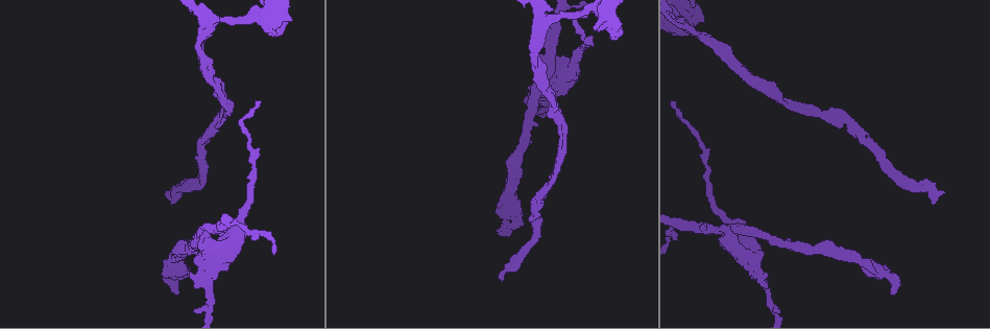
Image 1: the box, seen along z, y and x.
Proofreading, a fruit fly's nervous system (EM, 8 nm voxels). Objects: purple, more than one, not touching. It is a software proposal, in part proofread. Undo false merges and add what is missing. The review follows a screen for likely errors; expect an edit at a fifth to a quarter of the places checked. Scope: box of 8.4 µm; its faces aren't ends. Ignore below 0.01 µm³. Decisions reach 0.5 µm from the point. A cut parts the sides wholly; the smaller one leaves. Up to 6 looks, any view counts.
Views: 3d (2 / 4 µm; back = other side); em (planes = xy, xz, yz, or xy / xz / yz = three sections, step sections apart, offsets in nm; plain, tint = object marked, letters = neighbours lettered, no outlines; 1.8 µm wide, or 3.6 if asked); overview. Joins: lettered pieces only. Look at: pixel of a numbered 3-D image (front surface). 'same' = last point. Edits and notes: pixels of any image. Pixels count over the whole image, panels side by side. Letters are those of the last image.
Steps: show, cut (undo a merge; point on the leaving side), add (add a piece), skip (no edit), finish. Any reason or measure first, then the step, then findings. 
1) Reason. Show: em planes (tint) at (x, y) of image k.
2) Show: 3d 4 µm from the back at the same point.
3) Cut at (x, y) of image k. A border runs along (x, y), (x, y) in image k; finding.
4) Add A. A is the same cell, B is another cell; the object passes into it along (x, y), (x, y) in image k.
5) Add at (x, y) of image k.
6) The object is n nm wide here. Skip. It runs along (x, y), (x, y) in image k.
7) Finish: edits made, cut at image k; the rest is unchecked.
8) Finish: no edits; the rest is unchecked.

Arms part here. Show: em planes (plain) at (558, 18) of image 1.

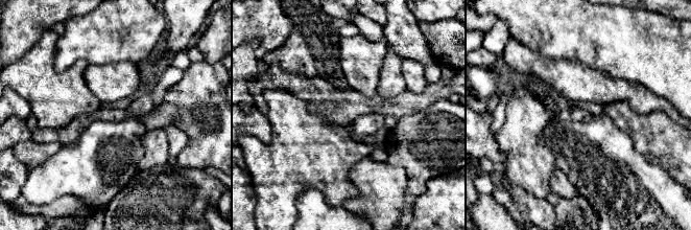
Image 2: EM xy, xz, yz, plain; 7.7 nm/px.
Show: em planes (tint) at the same point.

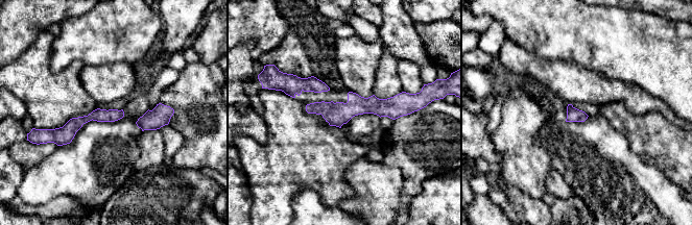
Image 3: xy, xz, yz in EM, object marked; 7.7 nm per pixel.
Show: em planes (letters) at the same point.

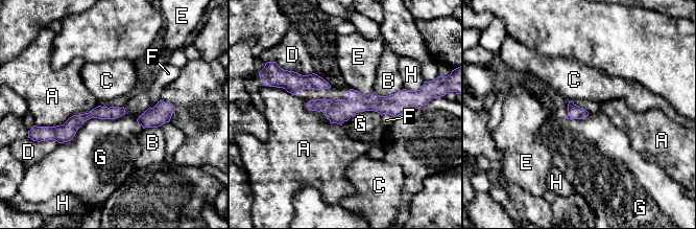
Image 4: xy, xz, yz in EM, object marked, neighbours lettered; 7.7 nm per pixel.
Skip. A, B, C, D, E, F, G and H are other cells; continuous, no second neuron.

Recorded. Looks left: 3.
Stops while still wide. Show: em 3.6 µm planes (letters) at (725, 243) of image 1.

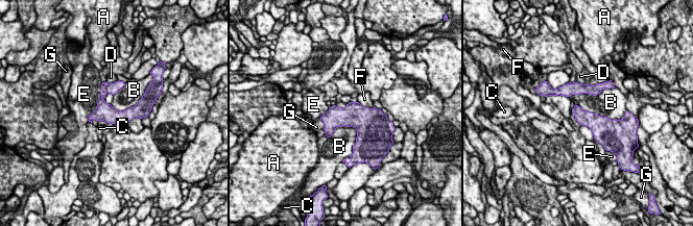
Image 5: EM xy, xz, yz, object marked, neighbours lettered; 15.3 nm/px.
The longest contact is with E, 650 nm. Cut at (114, 88) of image 5. A, B, C, D, E, F and G are other cells; a border runs along (109, 84), (106, 92) in image 5; a second neuron is stuck on.

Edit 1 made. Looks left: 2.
Finish: edits made, cut at image 5; the rest is unchecked.

